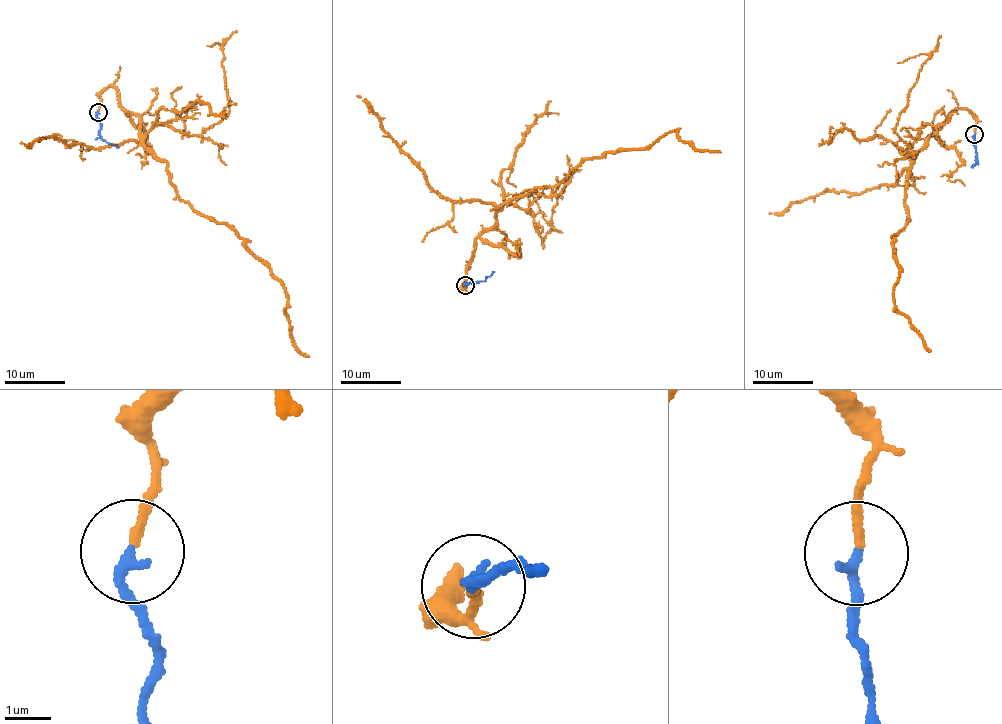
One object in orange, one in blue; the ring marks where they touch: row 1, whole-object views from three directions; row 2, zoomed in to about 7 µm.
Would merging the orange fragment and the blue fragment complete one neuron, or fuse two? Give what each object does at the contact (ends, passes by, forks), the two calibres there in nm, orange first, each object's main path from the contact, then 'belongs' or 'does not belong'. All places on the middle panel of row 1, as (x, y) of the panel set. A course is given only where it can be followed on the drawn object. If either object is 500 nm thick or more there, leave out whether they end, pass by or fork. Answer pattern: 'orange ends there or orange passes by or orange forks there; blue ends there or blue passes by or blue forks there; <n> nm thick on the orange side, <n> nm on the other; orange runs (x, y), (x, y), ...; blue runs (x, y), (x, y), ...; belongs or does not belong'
orange ends there; blue ends there; 190 nm thick on the orange side, 240 nm on the other; orange runs (465, 286), (476, 239), (500, 207), (553, 186), (586, 159), (676, 130), (698, 149), (720, 152); blue runs (465, 285), (484, 281), (494, 272); belongs

